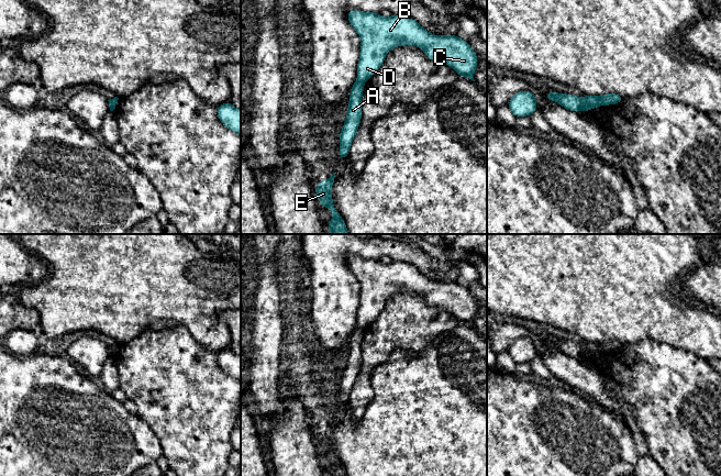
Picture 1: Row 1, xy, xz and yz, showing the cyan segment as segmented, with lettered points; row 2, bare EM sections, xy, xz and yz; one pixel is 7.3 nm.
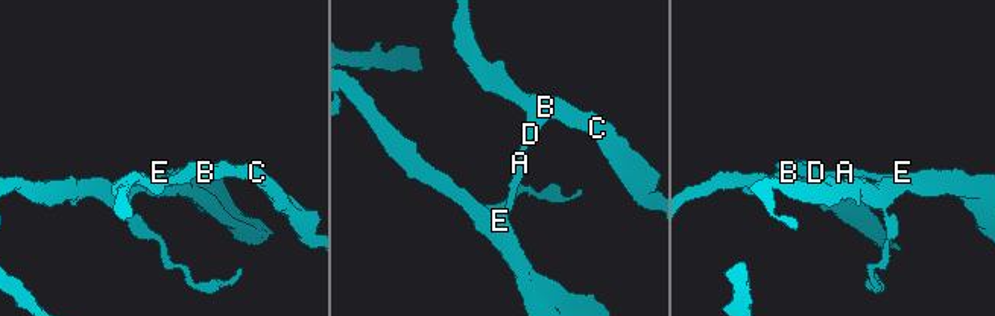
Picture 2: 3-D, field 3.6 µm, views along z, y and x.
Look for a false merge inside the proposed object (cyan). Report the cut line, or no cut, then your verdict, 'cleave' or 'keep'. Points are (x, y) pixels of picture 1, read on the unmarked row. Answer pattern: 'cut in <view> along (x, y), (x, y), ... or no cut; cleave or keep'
cut in yz along (581, 345), (579, 355); cleave

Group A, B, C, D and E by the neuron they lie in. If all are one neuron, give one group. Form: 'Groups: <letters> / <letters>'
Groups: A E / B C D

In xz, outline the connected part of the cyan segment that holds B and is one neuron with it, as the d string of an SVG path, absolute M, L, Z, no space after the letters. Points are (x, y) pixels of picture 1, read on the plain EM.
M351 256L347 265L360 284L358 329L364 330L378 318L391 295L403 291L422 295L429 306L447 310L458 322L475 328L474 319L478 310L476 299L458 281L430 280L407 262L384 264L379 259Z

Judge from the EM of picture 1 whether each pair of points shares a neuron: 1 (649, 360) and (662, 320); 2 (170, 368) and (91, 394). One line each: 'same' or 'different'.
1: different
2: different

